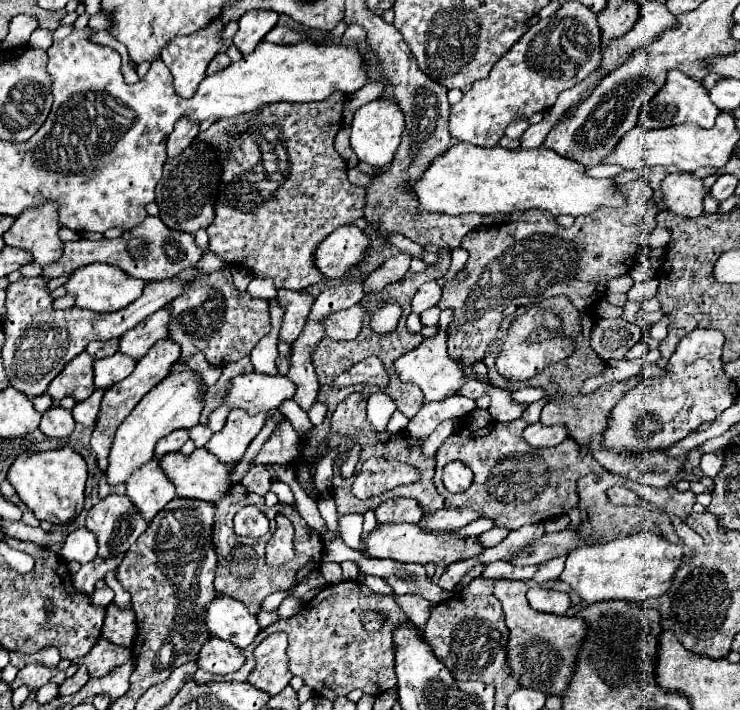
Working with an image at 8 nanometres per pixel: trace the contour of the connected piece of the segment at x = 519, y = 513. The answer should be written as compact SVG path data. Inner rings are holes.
M524 419L510 423L492 421L488 427L474 433L468 429L452 433L436 455L434 473L436 489L446 501L444 507L472 507L478 515L492 519L496 527L506 527L510 531L520 529L526 523L568 515L568 511L576 507L576 481L588 473L600 473L606 469L602 469L594 457L582 457L582 449L572 437L556 447L530 447L522 439L526 425ZM454 460L464 461L474 471L472 485L456 495L448 493L442 485L442 467Z

